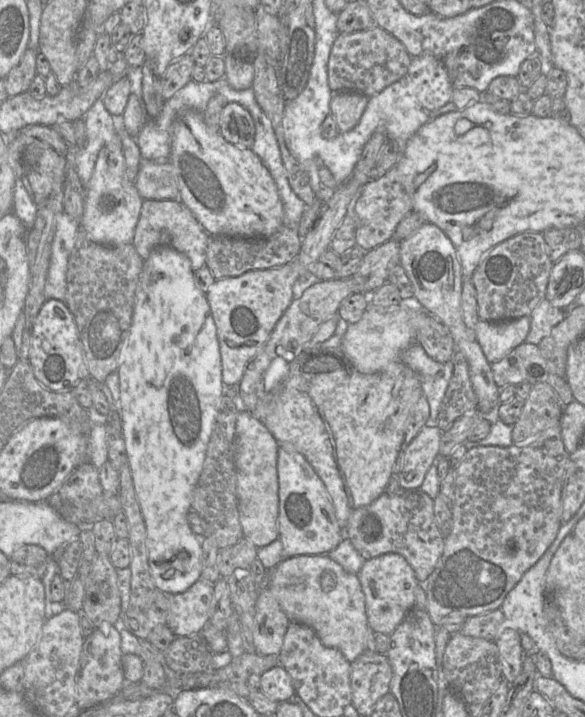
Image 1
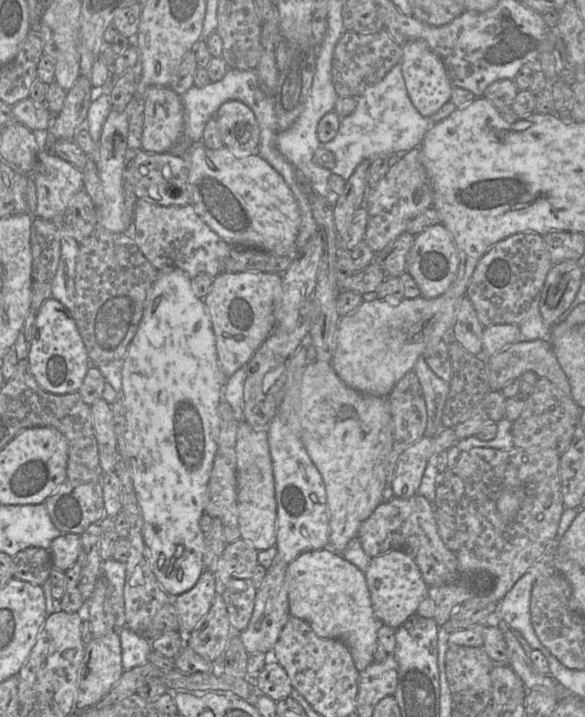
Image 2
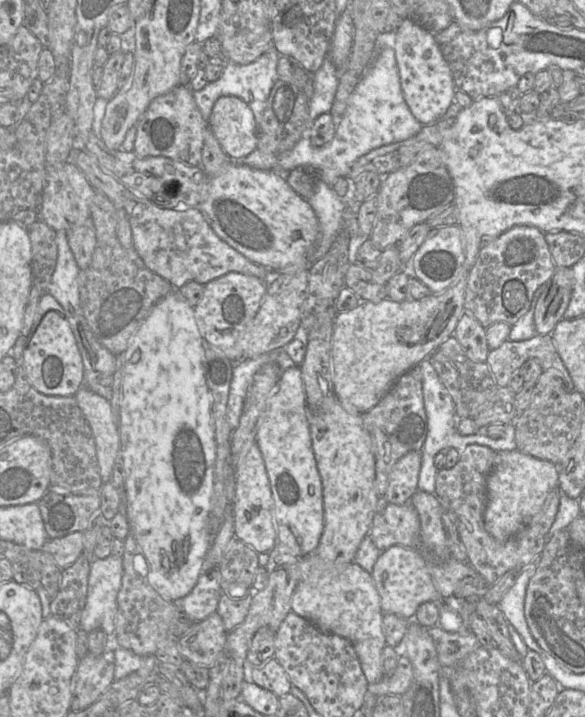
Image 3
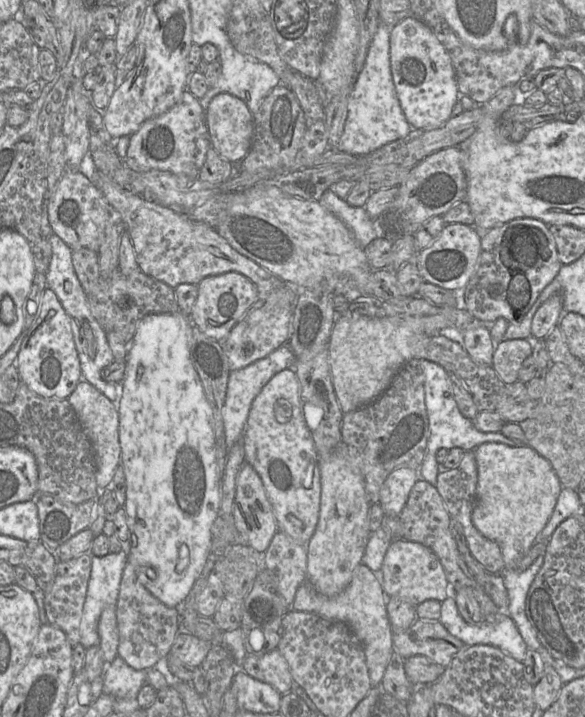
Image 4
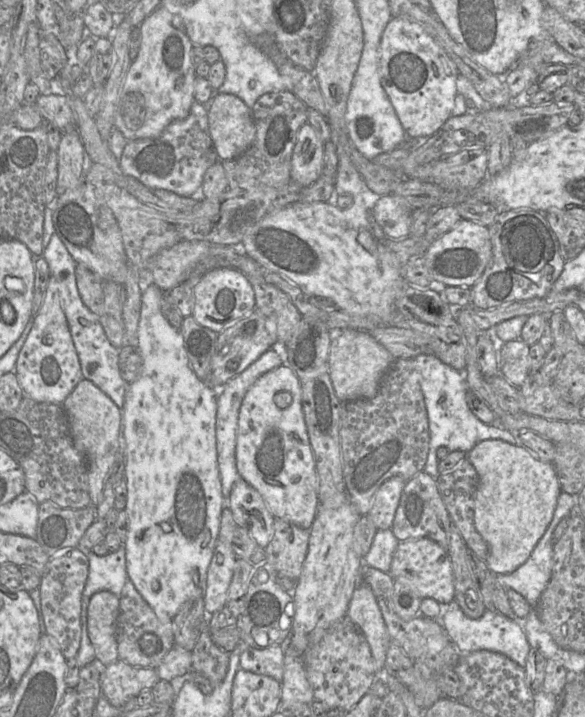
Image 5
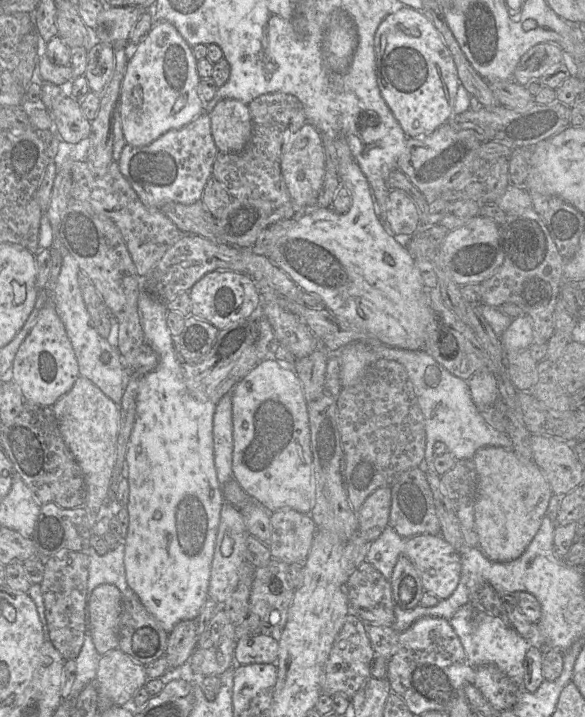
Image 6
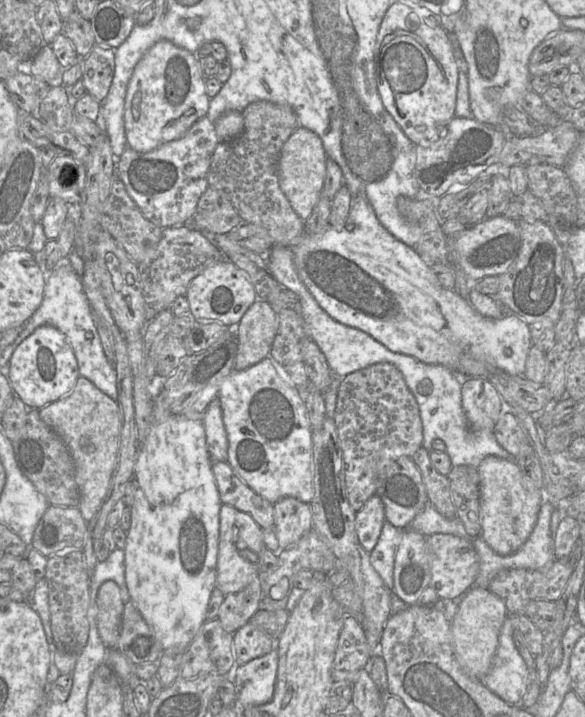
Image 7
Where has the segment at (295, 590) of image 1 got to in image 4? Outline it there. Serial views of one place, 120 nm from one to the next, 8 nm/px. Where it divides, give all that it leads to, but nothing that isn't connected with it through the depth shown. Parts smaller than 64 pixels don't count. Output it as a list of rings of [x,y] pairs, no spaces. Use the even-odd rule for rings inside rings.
[[[360,563],[354,570],[351,581],[346,588],[332,597],[320,594],[308,581],[304,581],[296,591],[291,609],[315,613],[346,624],[364,650],[371,687],[380,687],[393,652],[392,628],[386,611],[387,598],[378,576]]]

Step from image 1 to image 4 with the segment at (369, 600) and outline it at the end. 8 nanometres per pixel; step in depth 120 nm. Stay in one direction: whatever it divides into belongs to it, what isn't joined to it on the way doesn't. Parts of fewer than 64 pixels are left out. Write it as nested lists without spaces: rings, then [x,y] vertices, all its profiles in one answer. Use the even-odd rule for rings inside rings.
[[[394,539],[389,545],[380,571],[375,572],[387,597],[399,597],[413,606],[425,600],[444,601],[452,587],[436,554],[428,547],[414,541]]]

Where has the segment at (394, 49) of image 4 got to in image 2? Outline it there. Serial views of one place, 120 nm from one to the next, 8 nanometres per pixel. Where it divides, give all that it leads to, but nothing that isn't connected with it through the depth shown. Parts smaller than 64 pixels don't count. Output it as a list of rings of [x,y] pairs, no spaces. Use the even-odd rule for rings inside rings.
[[[414,39],[402,45],[401,68],[408,96],[425,118],[430,118],[444,104],[451,101],[453,85],[441,58],[422,39]]]

